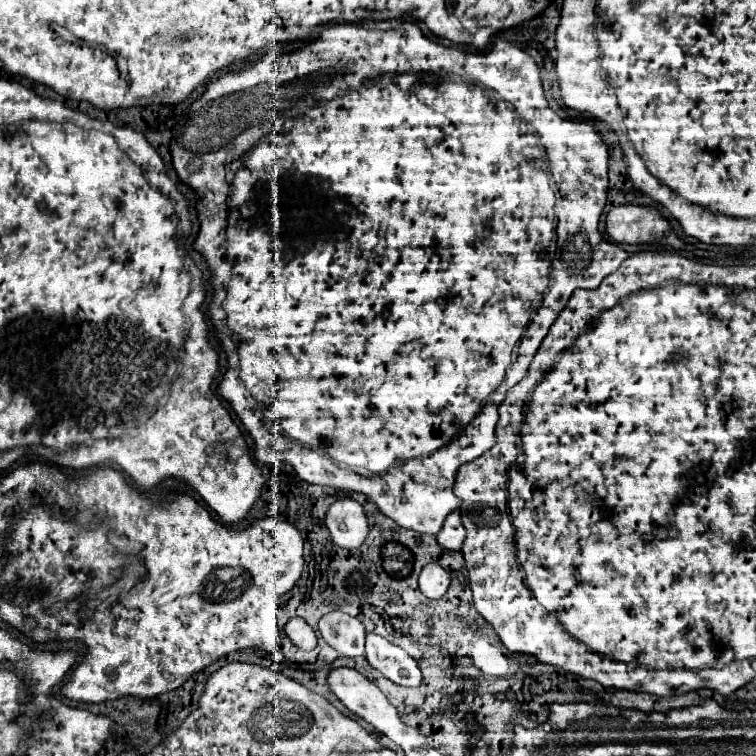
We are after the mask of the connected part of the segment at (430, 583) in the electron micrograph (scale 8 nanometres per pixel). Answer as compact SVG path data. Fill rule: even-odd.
M428 564L420 572L420 590L428 598L442 598L450 588L450 572L438 564Z

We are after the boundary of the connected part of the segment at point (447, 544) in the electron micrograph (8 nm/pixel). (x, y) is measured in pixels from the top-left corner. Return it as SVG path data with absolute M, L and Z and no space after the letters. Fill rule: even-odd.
M454 510L446 522L444 522L444 528L440 530L440 534L436 536L438 538L438 544L446 550L460 550L462 548L462 540L466 536L466 528L462 526L462 520L460 520L460 512Z

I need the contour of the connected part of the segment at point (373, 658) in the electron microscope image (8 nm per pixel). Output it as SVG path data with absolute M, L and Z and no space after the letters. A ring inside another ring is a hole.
M366 636L366 660L394 684L418 686L422 680L416 660L382 636Z

